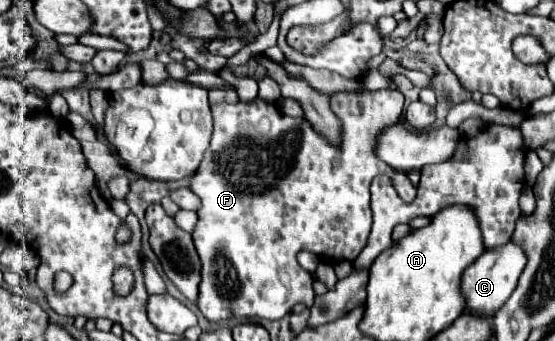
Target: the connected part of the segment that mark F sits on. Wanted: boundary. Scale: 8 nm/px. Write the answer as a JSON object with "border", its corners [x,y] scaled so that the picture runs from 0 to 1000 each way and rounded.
{"border":[[[699,258],[677,270],[602,270],[595,282],[595,311],[616,358],[613,428],[595,422],[587,399],[569,387],[551,346],[512,340],[494,299],[479,299],[472,287],[447,305],[429,299],[382,317],[382,416],[342,540],[364,587],[346,698],[364,762],[357,903],[375,938],[396,944],[418,927],[468,927],[501,938],[537,886],[562,897],[562,815],[541,786],[533,745],[541,733],[559,733],[598,768],[638,762],[659,721],[670,663],[667,534],[674,516],[703,516],[717,575],[728,592],[741,595],[748,584],[751,557],[735,528],[732,504],[710,499],[674,457],[674,411],[692,370],[717,358],[728,317],[728,276]]]}

